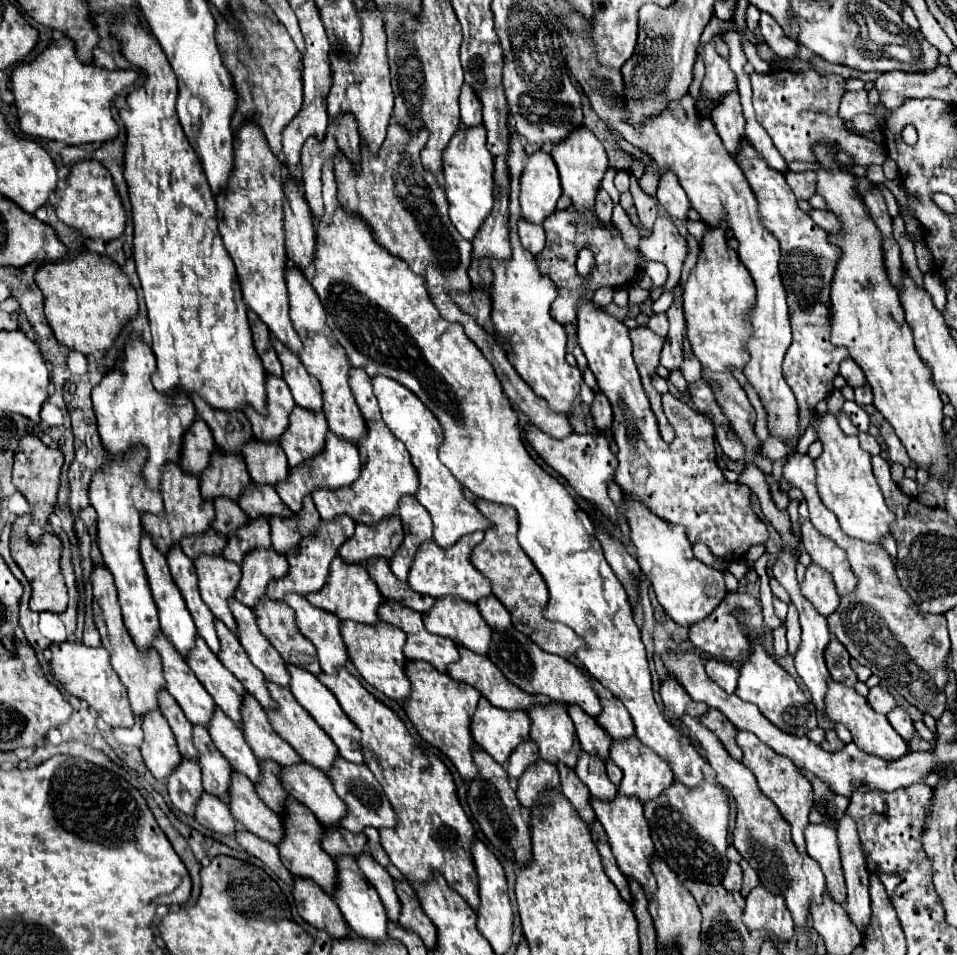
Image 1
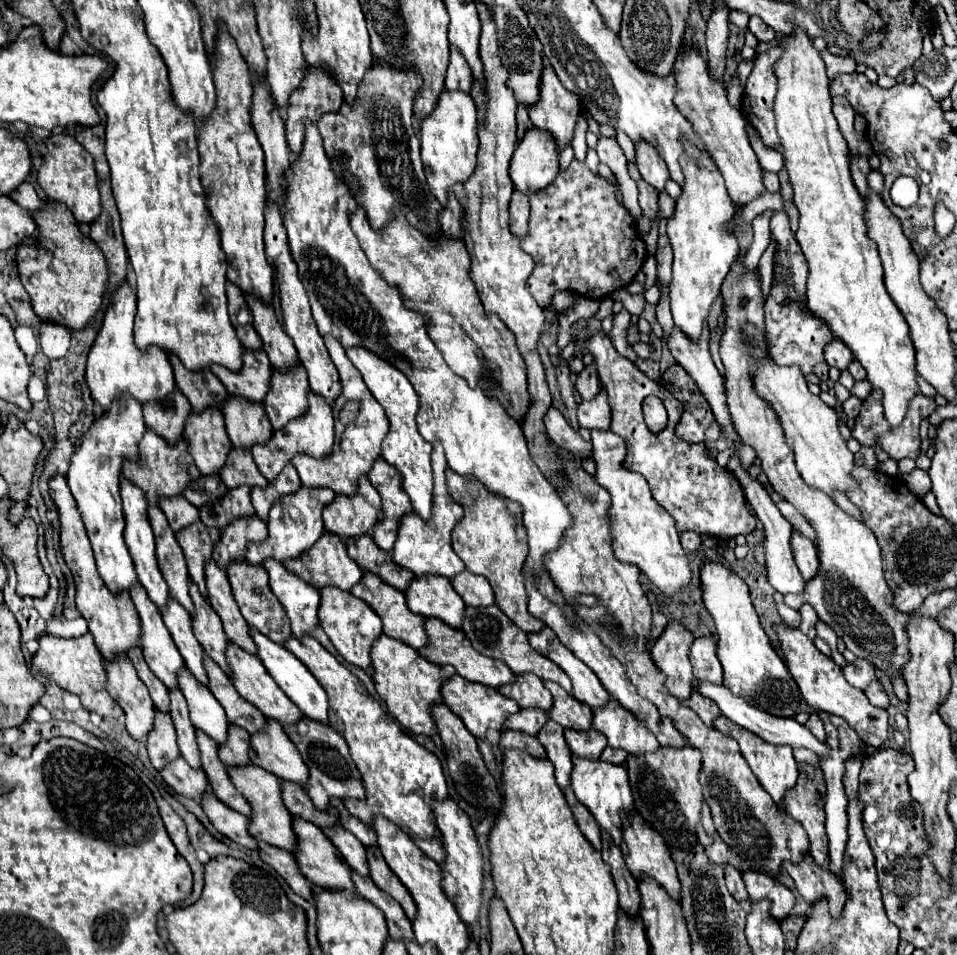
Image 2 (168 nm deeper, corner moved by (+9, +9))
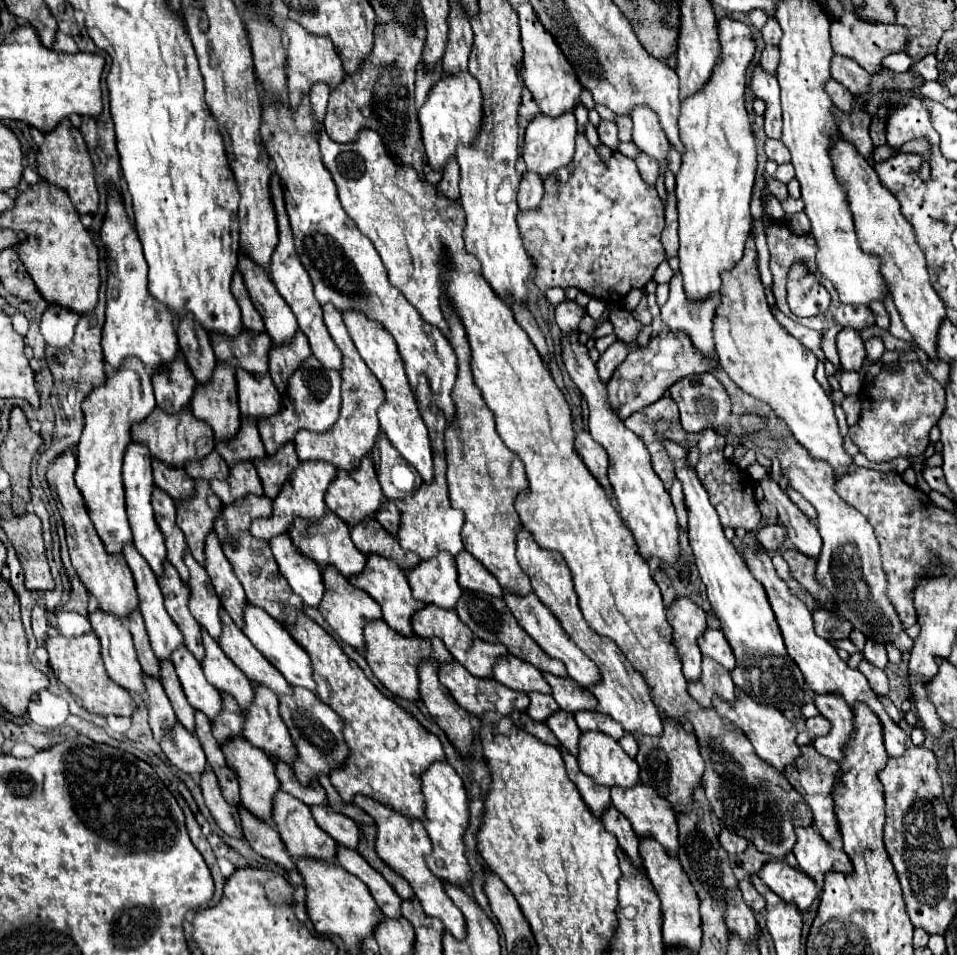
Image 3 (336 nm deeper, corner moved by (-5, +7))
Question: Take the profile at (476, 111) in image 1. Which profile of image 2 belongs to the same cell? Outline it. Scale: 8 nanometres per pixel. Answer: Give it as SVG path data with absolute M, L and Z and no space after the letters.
M451 46L449 66L447 66L447 74L445 74L445 88L469 92L471 80L473 80L473 74L471 74L467 60L461 56L461 52L457 52L457 48Z

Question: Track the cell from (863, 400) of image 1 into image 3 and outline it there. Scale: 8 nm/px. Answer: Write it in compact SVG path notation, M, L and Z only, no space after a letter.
M871 338L865 342L865 348L867 348L867 360L869 362L881 362L881 356L885 354L885 346L883 346L883 340L881 338Z

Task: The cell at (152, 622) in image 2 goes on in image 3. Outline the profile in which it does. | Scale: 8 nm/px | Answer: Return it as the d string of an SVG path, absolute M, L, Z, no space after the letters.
M127 546L127 554L125 554L125 560L135 576L135 584L137 584L137 594L139 594L139 612L143 614L145 618L145 626L147 626L147 634L149 634L149 640L151 640L151 646L153 646L153 652L155 656L165 662L165 660L171 660L171 654L175 650L179 650L183 646L183 634L179 632L177 624L171 620L171 616L167 614L165 606L163 606L163 596L161 596L161 588L157 584L157 578L153 574L153 570L147 566L147 560L135 550L135 546Z

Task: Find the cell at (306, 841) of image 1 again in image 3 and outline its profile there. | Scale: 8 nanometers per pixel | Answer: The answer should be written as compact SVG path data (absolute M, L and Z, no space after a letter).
M233 738L231 742L223 744L221 748L227 758L227 766L231 766L231 770L237 774L237 780L241 786L241 806L249 810L255 818L273 824L273 798L275 798L275 792L279 792L275 764L267 760L267 756L261 754L261 750L255 750L255 746L251 746L243 738Z

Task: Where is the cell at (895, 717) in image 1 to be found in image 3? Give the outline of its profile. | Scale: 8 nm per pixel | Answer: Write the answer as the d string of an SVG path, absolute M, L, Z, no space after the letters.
M861 660L859 670L865 674L865 678L869 680L869 684L871 684L871 688L873 688L875 694L879 694L879 696L887 696L887 694L889 694L889 678L885 676L883 670L871 666L871 664L865 662L865 660Z

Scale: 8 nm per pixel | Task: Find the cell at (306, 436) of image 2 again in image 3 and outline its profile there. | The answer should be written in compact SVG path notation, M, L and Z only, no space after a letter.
M311 356L303 366L291 376L287 398L283 398L283 410L267 422L259 422L259 434L263 438L269 456L275 456L287 442L293 442L299 430L311 430L323 434L335 426L341 410L341 374L327 370L315 356Z

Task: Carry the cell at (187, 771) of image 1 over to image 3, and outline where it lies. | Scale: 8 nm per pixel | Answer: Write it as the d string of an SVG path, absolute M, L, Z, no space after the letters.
M147 678L147 694L149 694L149 726L157 742L161 742L177 724L173 706L163 690L163 684L155 678Z

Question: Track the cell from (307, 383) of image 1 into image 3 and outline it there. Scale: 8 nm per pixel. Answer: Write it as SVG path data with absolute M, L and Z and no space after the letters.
M243 252L239 254L237 268L243 274L255 308L263 316L265 330L271 336L273 344L291 344L299 326L287 302L279 298L279 292L269 280L269 274L265 270L259 270L259 266L255 266L255 262L251 262L251 258L247 258Z

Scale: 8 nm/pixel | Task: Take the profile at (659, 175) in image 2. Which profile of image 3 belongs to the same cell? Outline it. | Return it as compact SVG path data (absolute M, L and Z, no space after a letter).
M639 108L635 110L635 114L631 116L633 120L633 142L651 158L655 158L663 170L669 170L669 162L667 162L667 154L671 150L663 130L659 130L659 120L655 118L655 114L651 114L651 110L647 108Z

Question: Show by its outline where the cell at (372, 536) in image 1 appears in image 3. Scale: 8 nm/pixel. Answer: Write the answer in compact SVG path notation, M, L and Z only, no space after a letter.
M367 456L355 474L341 474L327 490L327 508L349 526L375 516L383 502L383 490L377 480L371 456Z

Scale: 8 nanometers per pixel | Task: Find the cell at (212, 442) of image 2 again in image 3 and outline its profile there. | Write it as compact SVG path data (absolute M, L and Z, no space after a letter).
M217 364L211 386L197 386L195 398L191 400L191 410L197 420L207 422L213 428L217 442L235 438L241 426L235 374Z

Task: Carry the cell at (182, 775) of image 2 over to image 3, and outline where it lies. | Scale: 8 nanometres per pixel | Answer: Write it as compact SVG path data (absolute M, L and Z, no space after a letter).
M179 724L175 726L173 734L169 734L161 742L161 748L169 762L185 774L199 778L207 768L207 758L203 754L203 748L199 746L199 740L195 738L195 734L187 734L187 730L183 730L183 726Z

